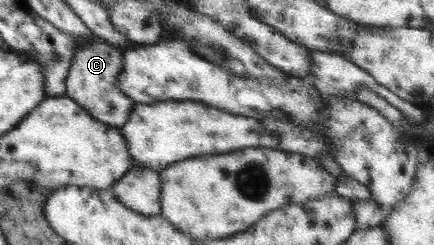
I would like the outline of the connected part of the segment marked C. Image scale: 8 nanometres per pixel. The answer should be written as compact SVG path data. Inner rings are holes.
M98 38L90 42L78 42L66 76L65 91L66 96L80 104L93 118L119 128L128 121L130 111L136 105L136 101L118 88L118 77L122 75L125 67L123 53L122 49Z

